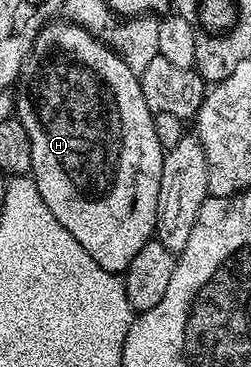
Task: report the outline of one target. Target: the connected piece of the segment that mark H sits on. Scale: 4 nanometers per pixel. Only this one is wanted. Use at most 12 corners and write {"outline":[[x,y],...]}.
{"outline":[[43,26],[16,94],[36,188],[121,275],[164,145],[138,75]]}

